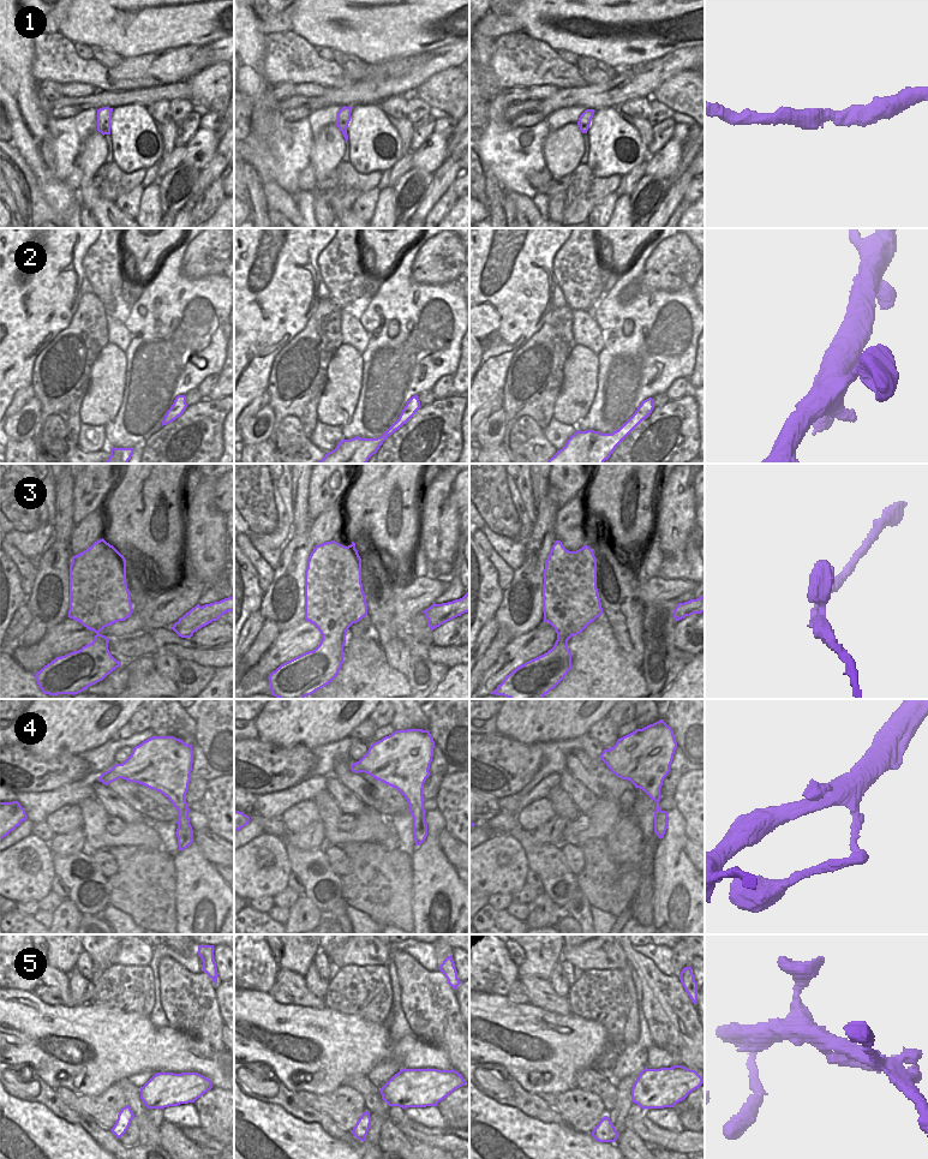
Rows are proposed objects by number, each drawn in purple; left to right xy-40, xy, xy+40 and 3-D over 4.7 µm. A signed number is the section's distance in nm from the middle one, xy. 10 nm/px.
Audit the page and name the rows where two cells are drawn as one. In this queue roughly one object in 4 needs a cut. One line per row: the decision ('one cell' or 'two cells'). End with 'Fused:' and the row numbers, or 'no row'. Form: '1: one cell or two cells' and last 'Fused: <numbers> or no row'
1: one cell
2: one cell
3: one cell
4: two cells
5: one cell
Fused: 4

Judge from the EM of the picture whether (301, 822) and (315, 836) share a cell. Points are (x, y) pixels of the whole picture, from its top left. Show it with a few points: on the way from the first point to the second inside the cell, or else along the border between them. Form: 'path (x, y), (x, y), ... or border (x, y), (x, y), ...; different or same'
border (318, 819), (305, 829), (291, 835); different

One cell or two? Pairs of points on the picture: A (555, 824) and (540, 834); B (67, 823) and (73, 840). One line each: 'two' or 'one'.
A: one
B: two

